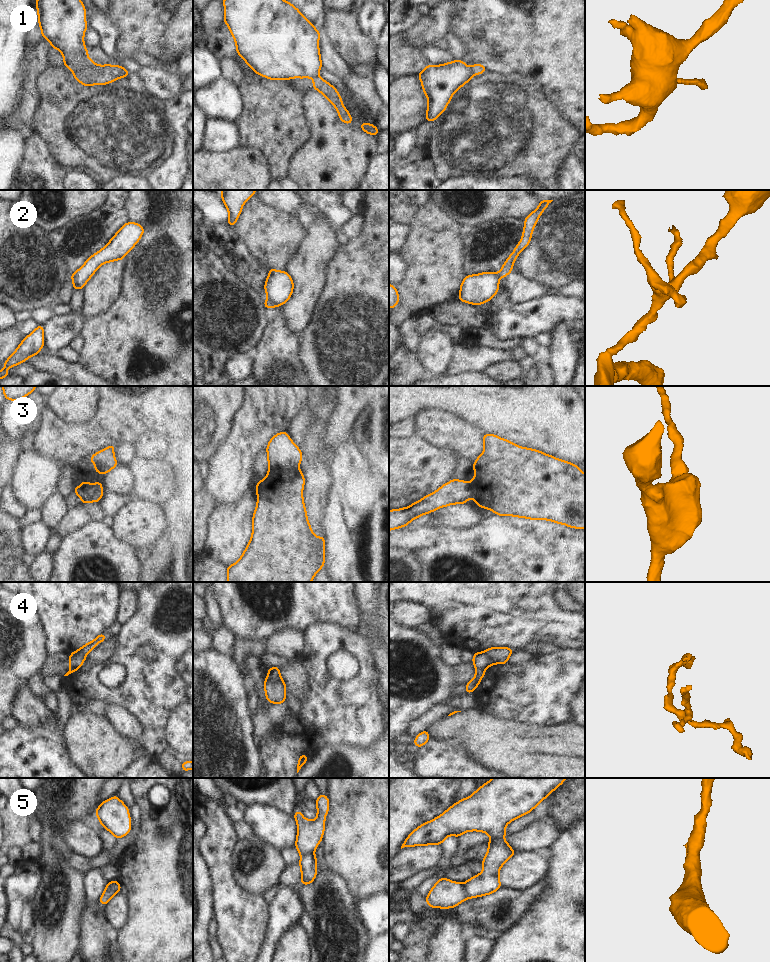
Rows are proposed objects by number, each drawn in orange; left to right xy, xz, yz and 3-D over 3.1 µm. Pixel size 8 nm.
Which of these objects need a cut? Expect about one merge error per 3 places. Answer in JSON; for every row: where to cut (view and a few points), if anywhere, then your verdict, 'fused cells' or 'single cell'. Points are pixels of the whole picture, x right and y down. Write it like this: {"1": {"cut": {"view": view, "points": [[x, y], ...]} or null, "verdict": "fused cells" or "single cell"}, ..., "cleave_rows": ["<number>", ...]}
{"1": {"cut": {"view": "yz", "points": [[471, 67], [473, 75]]}, "verdict": "fused cells"}, "2": {"cut": {"view": "xz", "points": [[268, 298], [275, 305]]}, "verdict": "fused cells"}, "3": {"cut": {"view": "xz", "points": [[270, 467], [282, 469], [298, 468]]}, "verdict": "fused cells"}, "4": {"cut": {"view": "xy", "points": [[70, 655], [82, 654], [85, 657]]}, "verdict": "fused cells"}, "5": {"cut": {"view": "yz", "points": [[462, 884], [465, 893], [469, 897]]}, "verdict": "fused cells"}, "cleave_rows": ["1", "2", "3", "4", "5"]}

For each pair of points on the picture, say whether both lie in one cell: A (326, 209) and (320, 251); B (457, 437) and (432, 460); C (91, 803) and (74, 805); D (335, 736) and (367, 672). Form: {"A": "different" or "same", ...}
{"A": "different", "B": "different", "C": "same", "D": "same"}

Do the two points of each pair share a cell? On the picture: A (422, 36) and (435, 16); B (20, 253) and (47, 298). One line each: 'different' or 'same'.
A: same
B: same

